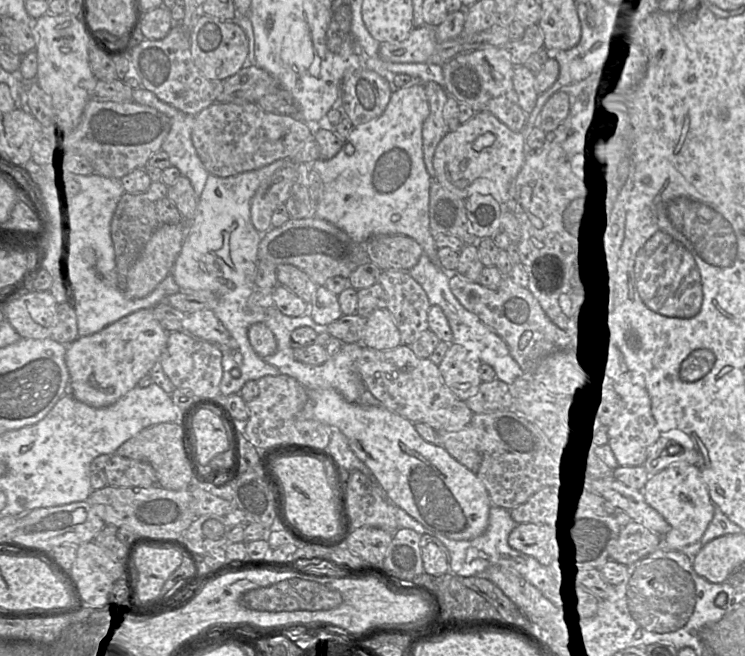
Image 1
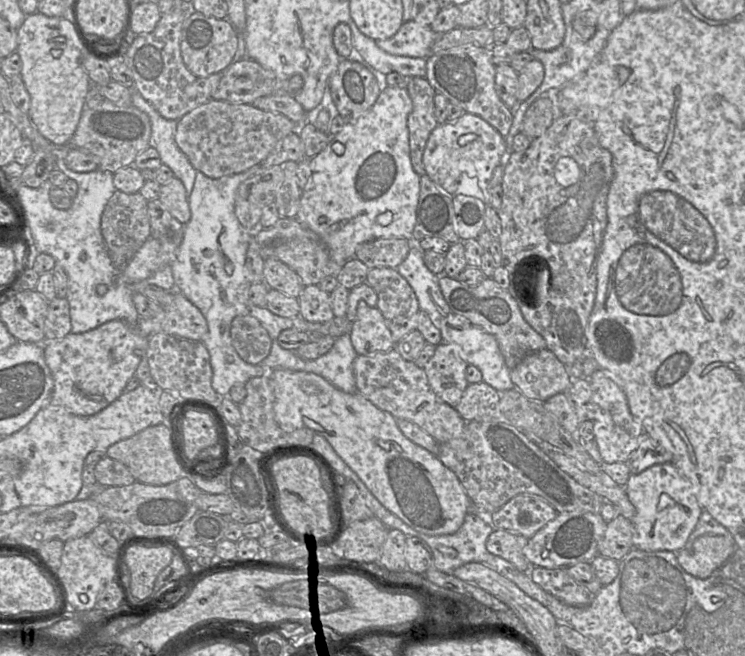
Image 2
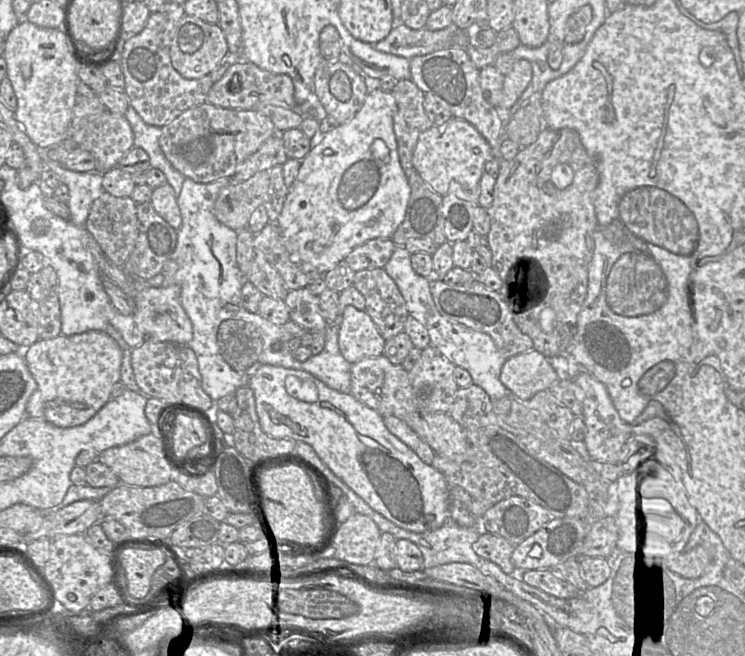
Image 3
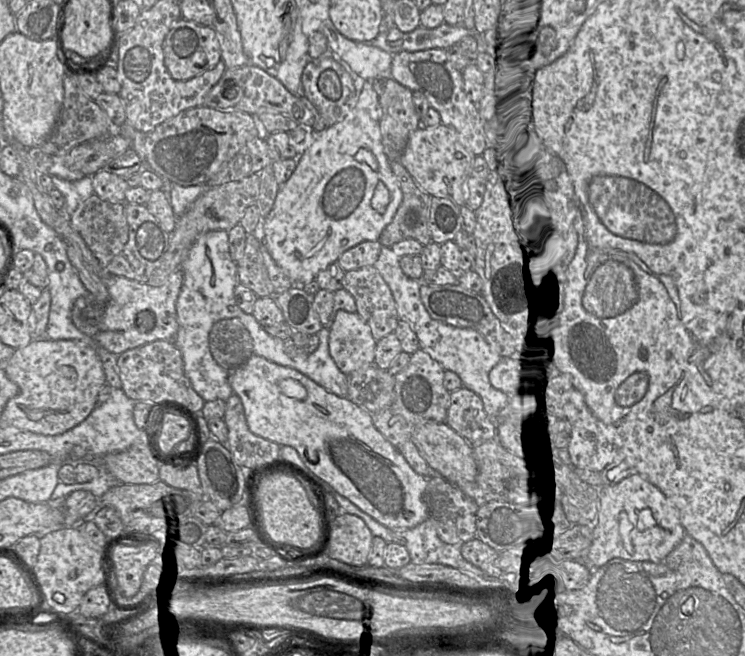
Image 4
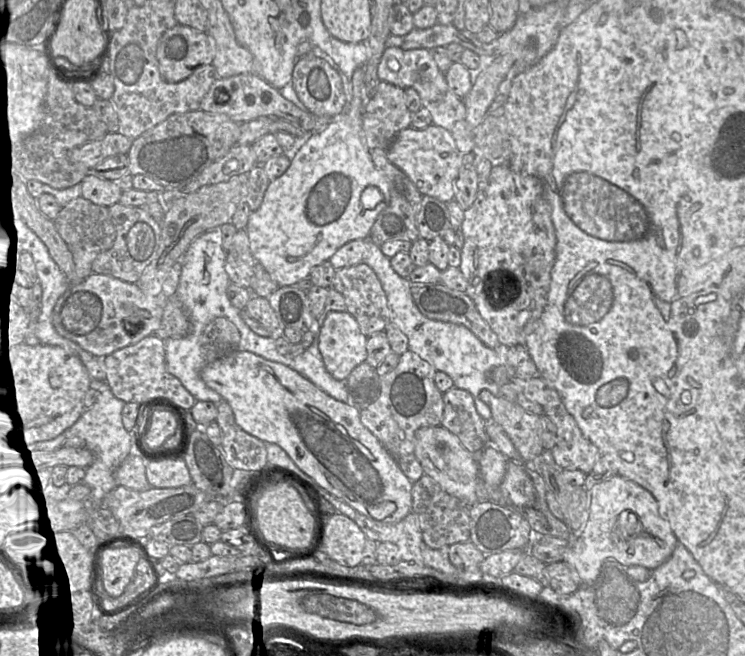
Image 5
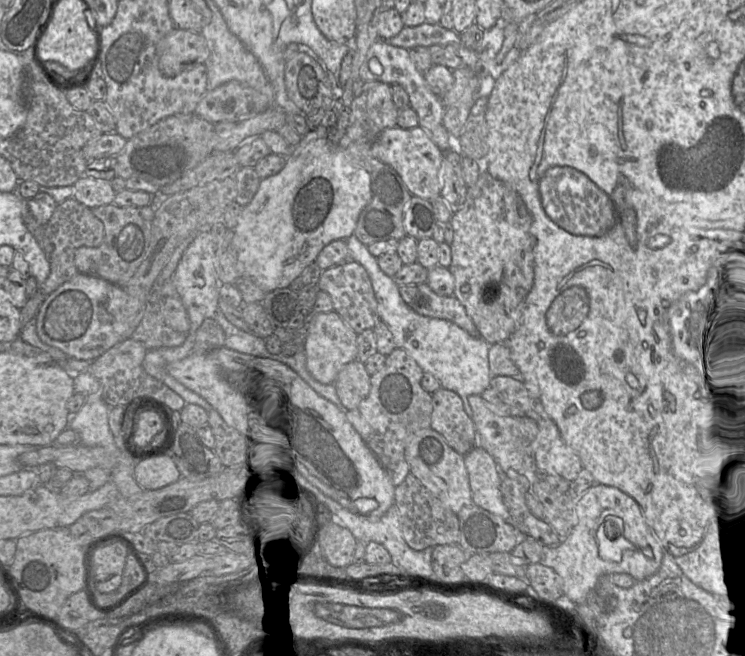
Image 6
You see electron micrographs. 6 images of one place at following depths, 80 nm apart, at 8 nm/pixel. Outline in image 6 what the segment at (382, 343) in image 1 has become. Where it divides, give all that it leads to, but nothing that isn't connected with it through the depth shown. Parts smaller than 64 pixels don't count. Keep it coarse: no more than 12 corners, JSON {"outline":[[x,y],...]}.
{"outline":[[336,312],[308,321],[311,376],[333,384],[357,360],[357,334]]}

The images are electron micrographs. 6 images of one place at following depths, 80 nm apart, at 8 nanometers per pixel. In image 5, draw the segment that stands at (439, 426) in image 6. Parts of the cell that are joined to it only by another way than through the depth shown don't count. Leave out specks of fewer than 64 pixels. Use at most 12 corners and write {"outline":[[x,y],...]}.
{"outline":[[443,393],[440,425],[477,454],[491,443],[473,394]]}

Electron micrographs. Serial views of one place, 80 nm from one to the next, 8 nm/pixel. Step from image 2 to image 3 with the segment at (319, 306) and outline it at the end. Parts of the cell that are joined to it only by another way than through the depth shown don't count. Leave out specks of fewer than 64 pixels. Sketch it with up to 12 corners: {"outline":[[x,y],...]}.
{"outline":[[306,287],[287,293],[290,320],[324,332],[319,296]]}

